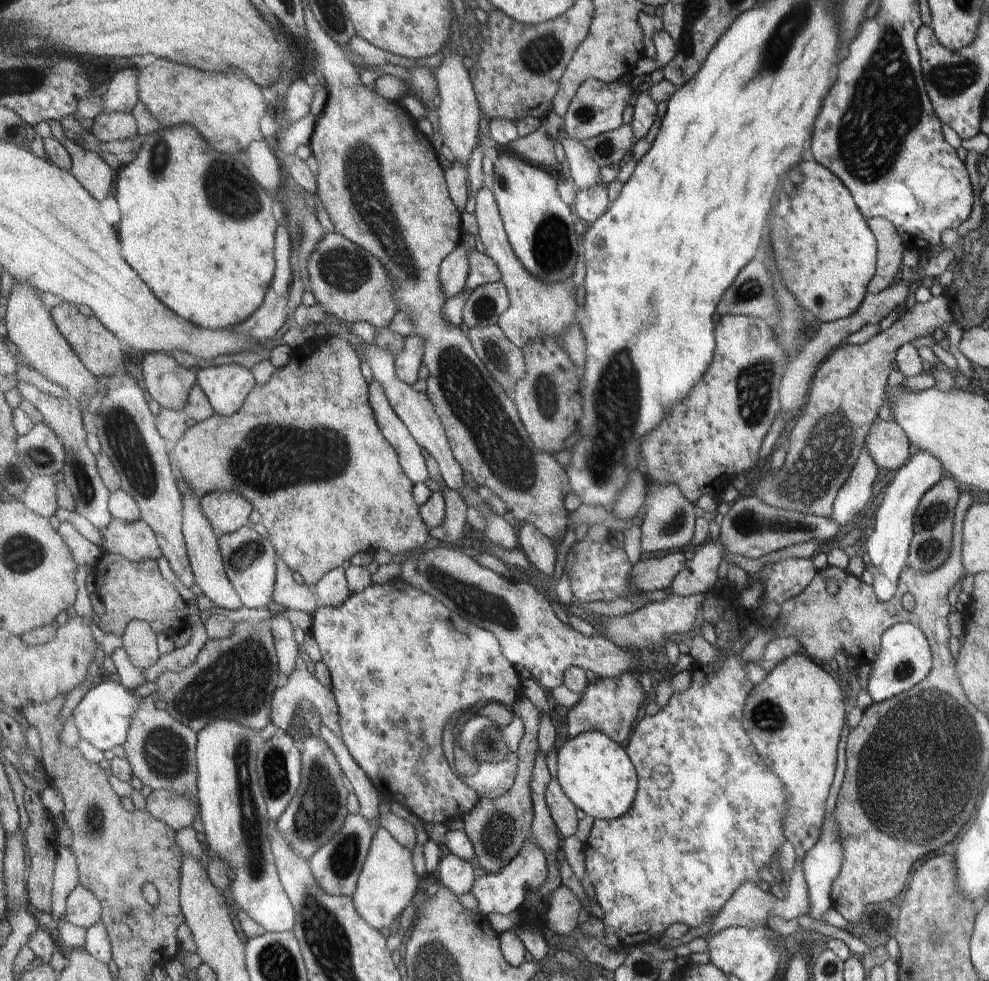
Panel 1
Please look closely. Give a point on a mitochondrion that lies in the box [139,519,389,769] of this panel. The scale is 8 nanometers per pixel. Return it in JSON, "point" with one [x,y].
{"point":[236,683]}

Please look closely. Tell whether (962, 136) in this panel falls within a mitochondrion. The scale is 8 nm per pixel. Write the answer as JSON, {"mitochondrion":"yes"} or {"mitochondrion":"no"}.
{"mitochondrion":"no"}

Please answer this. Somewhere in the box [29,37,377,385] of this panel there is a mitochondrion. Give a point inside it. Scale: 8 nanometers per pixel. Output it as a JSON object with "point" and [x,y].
{"point":[229,191]}

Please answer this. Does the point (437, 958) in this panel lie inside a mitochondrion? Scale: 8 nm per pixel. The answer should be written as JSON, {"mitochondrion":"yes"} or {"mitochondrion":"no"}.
{"mitochondrion":"yes"}

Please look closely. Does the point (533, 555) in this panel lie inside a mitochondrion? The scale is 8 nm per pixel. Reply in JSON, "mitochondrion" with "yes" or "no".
{"mitochondrion":"no"}

